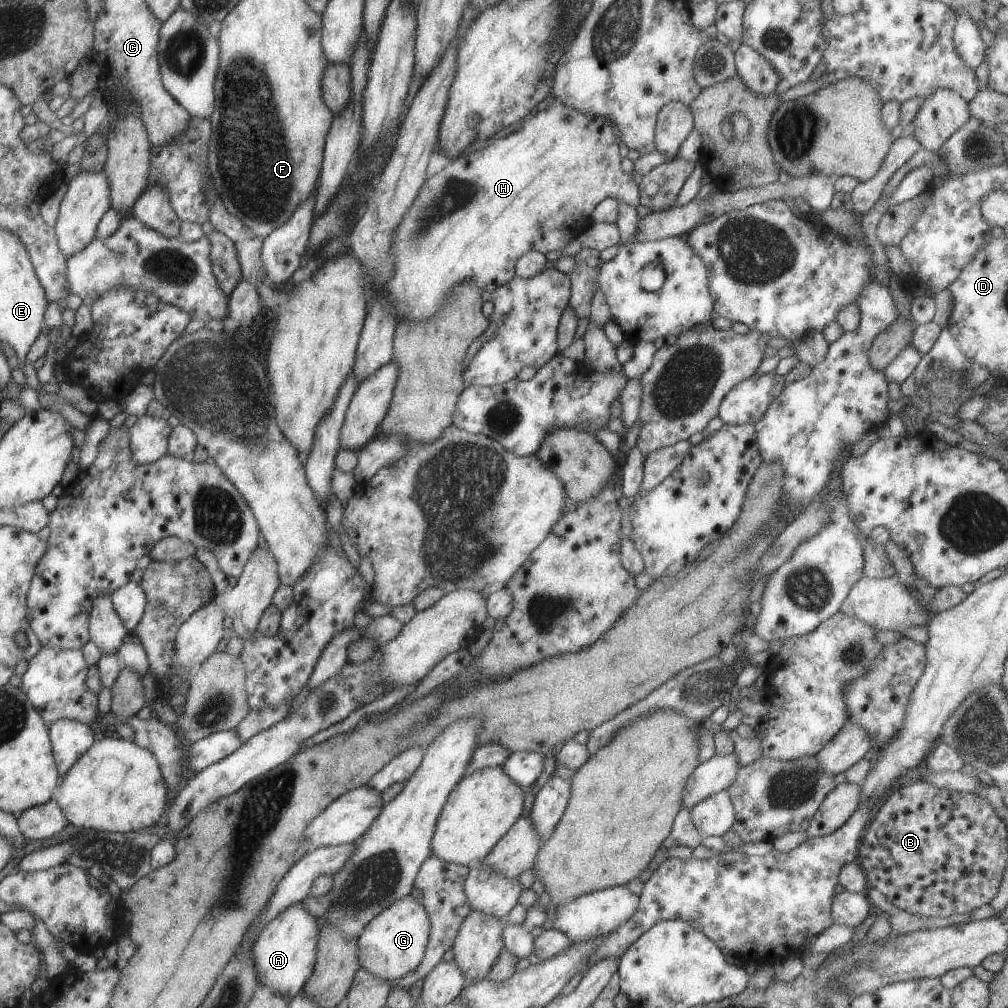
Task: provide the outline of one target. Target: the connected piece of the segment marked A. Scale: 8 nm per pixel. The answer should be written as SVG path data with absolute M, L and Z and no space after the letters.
M294 903L269 920L252 945L257 979L268 985L275 994L288 1000L295 997L313 973L319 939L318 922L301 904Z

